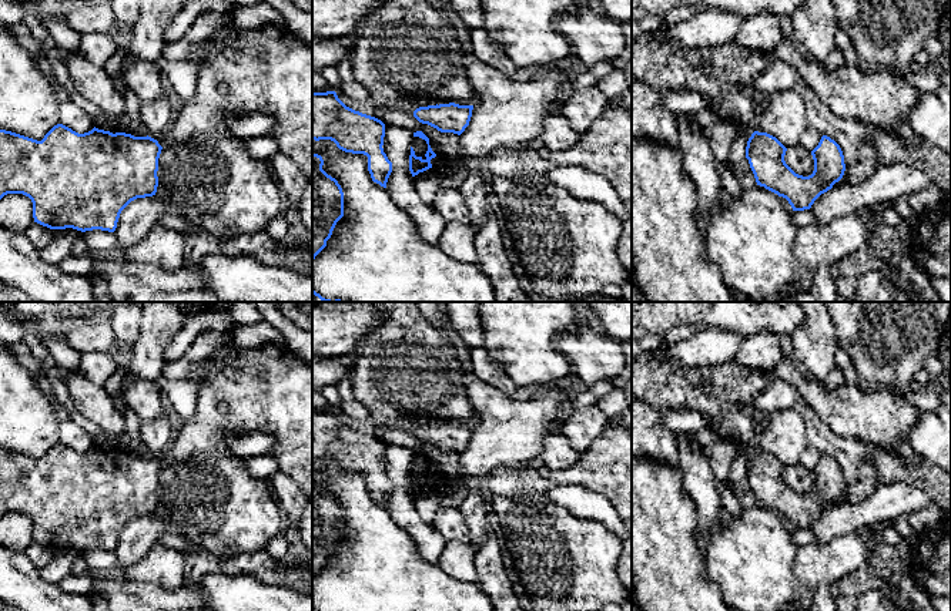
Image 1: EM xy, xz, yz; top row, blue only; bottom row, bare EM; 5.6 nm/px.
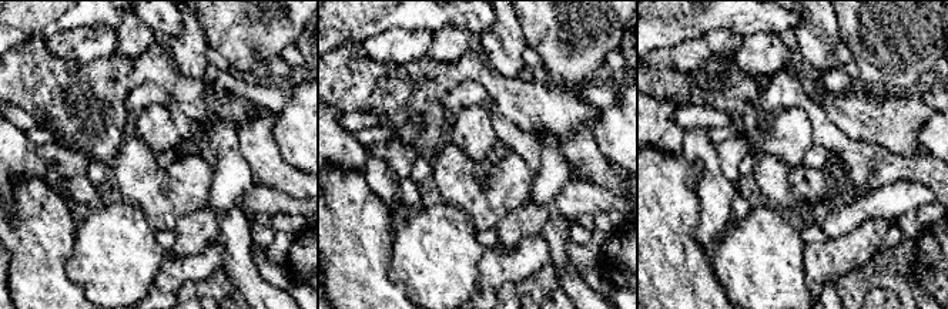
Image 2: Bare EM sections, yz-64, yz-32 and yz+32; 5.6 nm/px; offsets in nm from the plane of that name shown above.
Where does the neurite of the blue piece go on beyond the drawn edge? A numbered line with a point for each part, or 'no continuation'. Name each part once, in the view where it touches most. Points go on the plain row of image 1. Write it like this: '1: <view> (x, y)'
no continuation

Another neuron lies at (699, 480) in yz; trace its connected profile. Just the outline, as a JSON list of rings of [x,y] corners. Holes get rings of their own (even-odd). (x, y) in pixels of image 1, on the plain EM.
[[[683,440],[679,444],[679,466],[683,486],[696,503],[697,538],[704,548],[726,517],[721,506],[721,483],[713,474],[704,447],[696,442]]]

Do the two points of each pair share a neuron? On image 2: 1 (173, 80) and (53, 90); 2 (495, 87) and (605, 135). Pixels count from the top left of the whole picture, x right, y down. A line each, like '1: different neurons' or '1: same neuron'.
1: same neuron
2: different neurons

